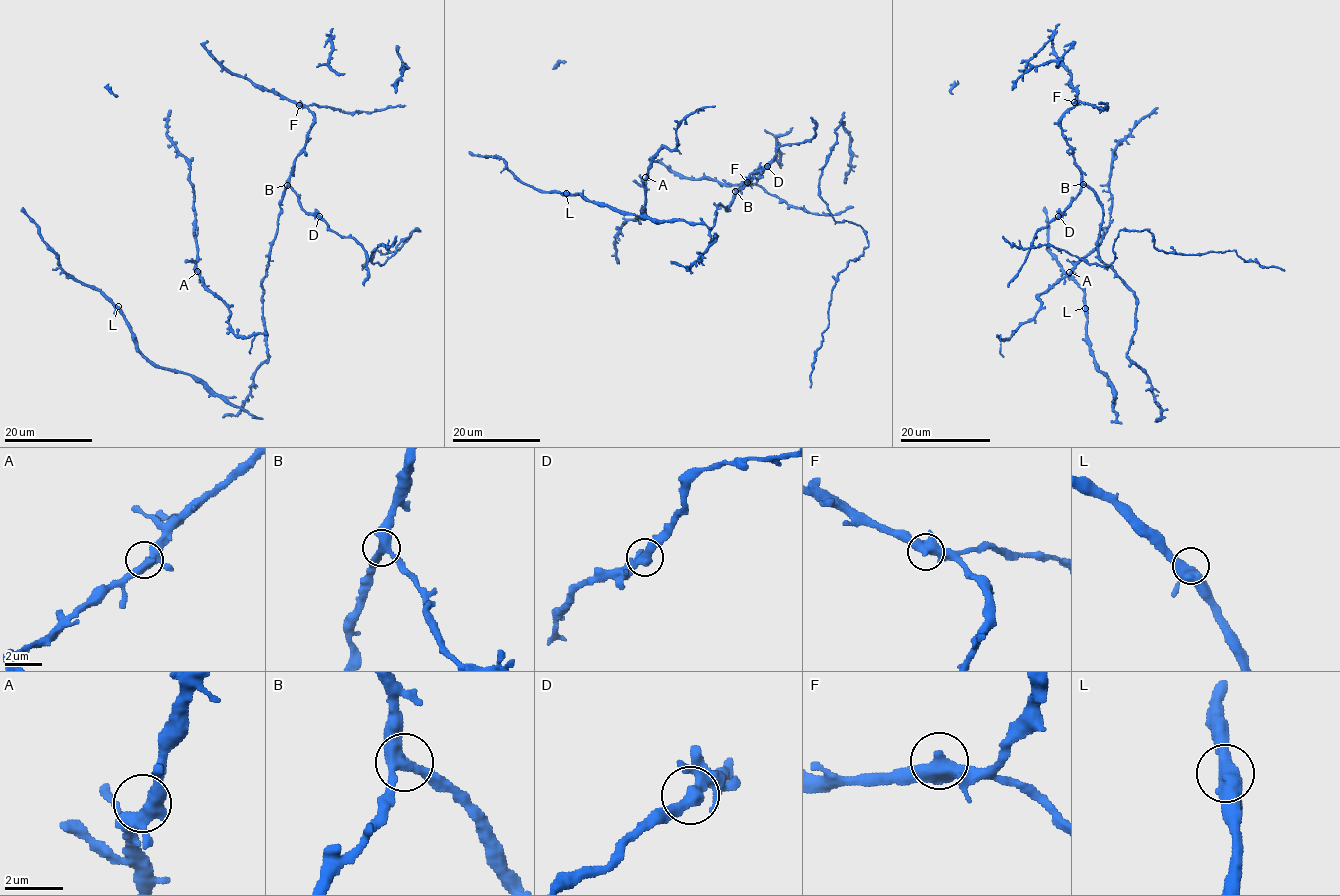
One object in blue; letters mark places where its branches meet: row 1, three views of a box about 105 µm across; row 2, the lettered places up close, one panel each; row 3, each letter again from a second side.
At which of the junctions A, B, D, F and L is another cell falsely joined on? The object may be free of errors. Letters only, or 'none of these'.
none of these

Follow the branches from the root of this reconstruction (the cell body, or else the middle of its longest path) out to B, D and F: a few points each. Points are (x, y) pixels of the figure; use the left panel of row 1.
B: (274, 242), (281, 194), (287, 184)
D: (274, 242), (281, 194), (288, 185), (299, 204), (307, 212), (319, 216)
F: (274, 242), (281, 194), (313, 122), (313, 115), (299, 105)

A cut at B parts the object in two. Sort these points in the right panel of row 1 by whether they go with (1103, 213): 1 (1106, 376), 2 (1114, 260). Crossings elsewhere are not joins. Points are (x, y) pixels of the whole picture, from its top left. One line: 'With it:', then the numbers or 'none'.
With it: none

